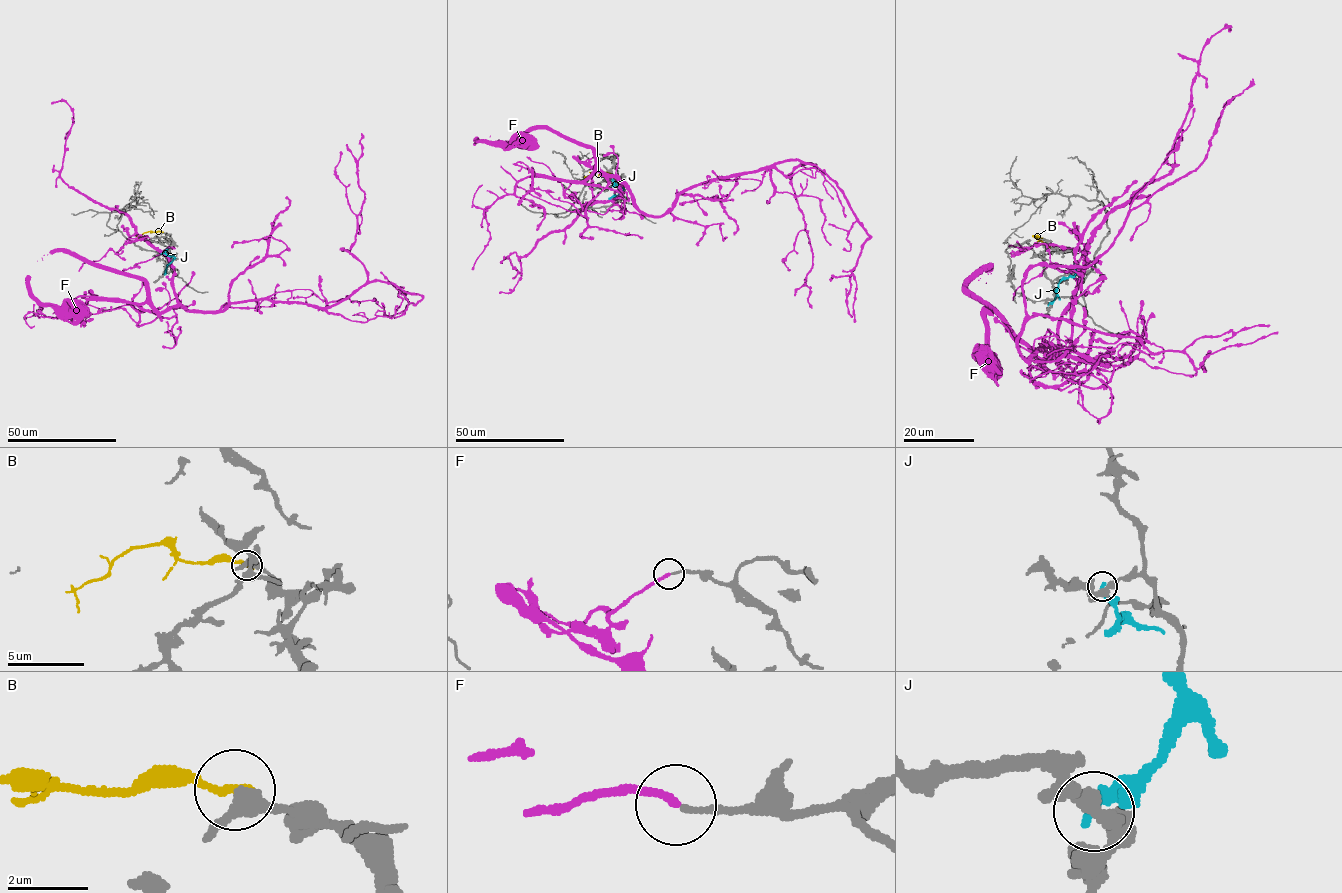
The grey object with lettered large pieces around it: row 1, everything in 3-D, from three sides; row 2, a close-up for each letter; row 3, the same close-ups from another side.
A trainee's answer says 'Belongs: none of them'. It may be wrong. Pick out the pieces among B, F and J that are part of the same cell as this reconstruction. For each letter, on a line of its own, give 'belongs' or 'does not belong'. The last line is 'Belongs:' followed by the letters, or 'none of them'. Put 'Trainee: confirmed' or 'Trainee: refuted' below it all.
B: does not belong
F: does not belong
J: does not belong
Belongs: none of them
Trainee: confirmed

